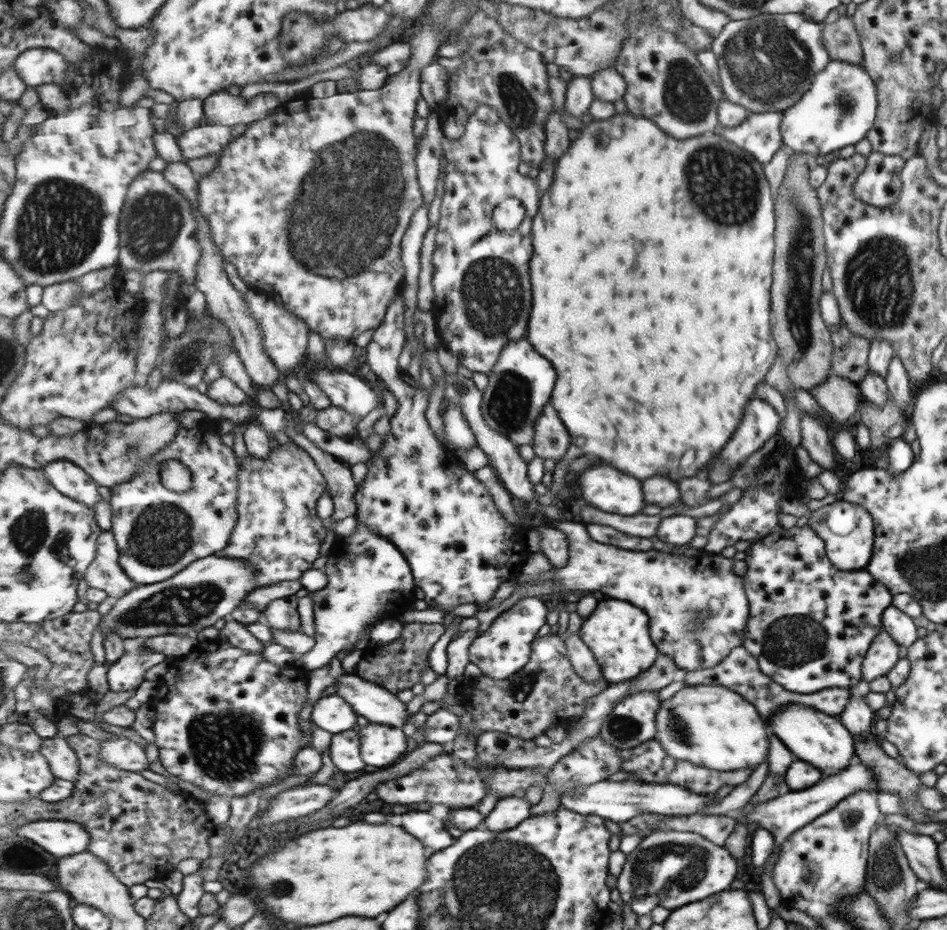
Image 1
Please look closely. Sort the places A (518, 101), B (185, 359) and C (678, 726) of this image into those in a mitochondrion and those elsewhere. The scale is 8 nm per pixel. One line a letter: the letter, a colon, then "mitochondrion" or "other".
A: mitochondrion
B: mitochondrion
C: mitochondrion

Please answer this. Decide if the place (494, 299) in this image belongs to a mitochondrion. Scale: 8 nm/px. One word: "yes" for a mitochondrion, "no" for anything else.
yes

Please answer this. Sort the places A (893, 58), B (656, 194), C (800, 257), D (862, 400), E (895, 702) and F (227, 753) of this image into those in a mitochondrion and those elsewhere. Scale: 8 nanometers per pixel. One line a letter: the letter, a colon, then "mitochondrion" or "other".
A: mitochondrion
B: other
C: mitochondrion
D: other
E: other
F: mitochondrion

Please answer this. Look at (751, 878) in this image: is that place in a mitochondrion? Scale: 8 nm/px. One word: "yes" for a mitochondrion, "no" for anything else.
no

